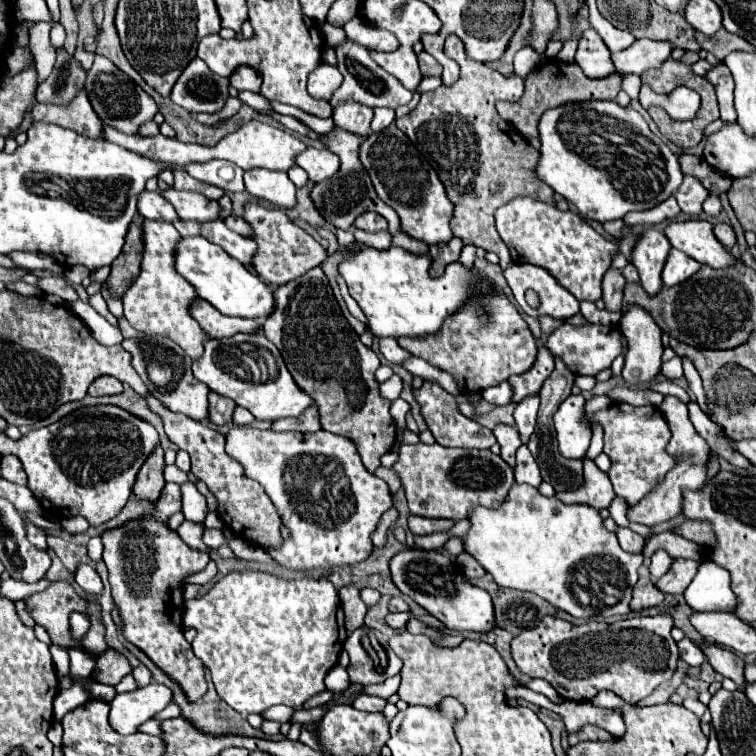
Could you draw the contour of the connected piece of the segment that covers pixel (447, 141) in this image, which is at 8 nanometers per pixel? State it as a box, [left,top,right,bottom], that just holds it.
[395,35,555,269]

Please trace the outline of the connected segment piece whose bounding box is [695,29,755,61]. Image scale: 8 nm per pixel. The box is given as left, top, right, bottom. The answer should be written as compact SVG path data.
M721 29L715 37L703 37L703 33L697 33L695 31L695 39L697 43L701 45L701 49L705 51L711 51L719 61L723 61L731 51L747 51L747 49L755 49L751 43L747 43L743 37L739 35L733 35L725 29Z

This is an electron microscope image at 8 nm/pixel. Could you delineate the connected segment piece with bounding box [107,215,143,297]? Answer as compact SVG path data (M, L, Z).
M137 215L129 227L121 255L111 263L107 289L115 297L123 297L129 285L139 277L141 257L143 257L143 215Z

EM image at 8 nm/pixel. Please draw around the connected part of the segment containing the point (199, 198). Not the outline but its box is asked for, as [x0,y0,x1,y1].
[161,189,221,223]

